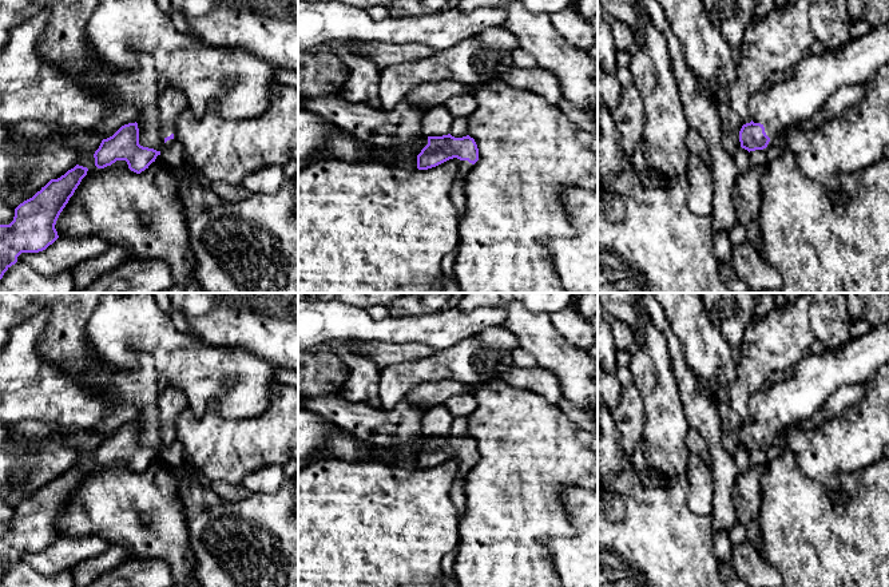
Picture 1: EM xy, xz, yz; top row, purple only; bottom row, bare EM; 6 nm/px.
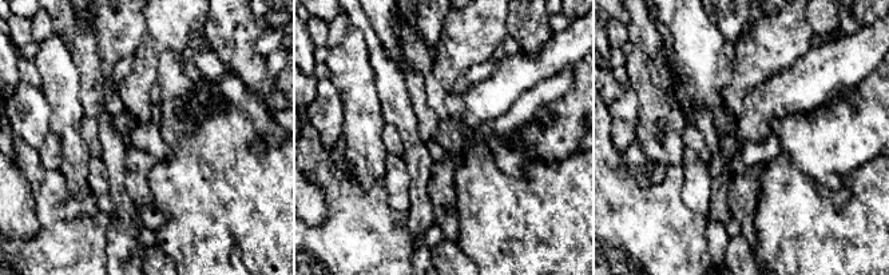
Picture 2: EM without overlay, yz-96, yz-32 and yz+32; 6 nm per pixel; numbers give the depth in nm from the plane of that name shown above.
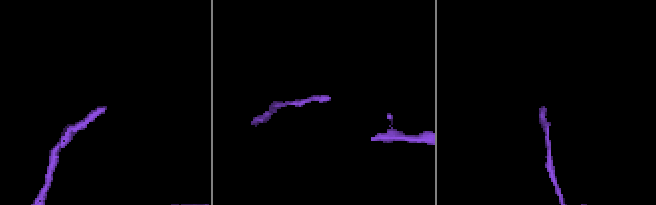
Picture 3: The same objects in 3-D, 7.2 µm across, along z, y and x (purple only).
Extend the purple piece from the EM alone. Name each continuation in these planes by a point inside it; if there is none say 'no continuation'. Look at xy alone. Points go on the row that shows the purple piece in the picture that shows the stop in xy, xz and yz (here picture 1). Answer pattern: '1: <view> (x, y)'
1: xy (171, 103)

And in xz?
1: xz (464, 169)

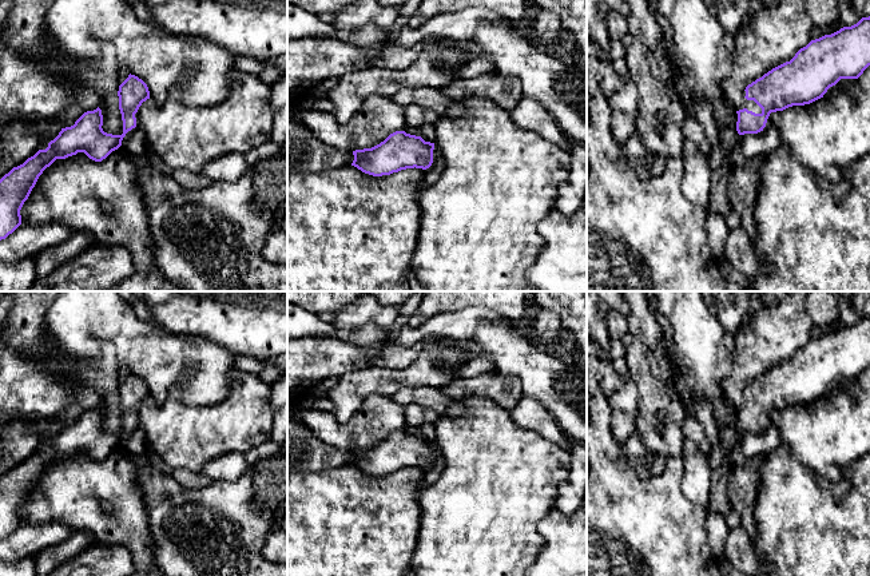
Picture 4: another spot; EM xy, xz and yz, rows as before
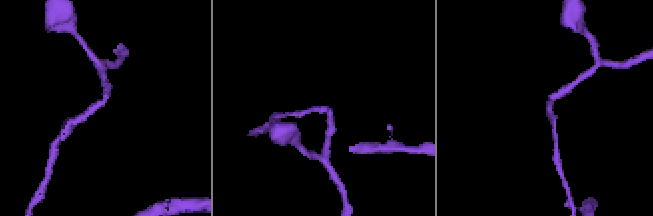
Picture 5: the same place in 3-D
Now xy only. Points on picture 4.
no continuation

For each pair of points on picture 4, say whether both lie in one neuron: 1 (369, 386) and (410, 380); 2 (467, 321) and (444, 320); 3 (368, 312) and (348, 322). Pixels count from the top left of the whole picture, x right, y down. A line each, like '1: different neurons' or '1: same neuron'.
1: same neuron
2: same neuron
3: same neuron

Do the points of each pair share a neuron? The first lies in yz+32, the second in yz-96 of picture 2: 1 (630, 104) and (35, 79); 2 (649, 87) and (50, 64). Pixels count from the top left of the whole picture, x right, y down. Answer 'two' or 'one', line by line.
1: two
2: one

